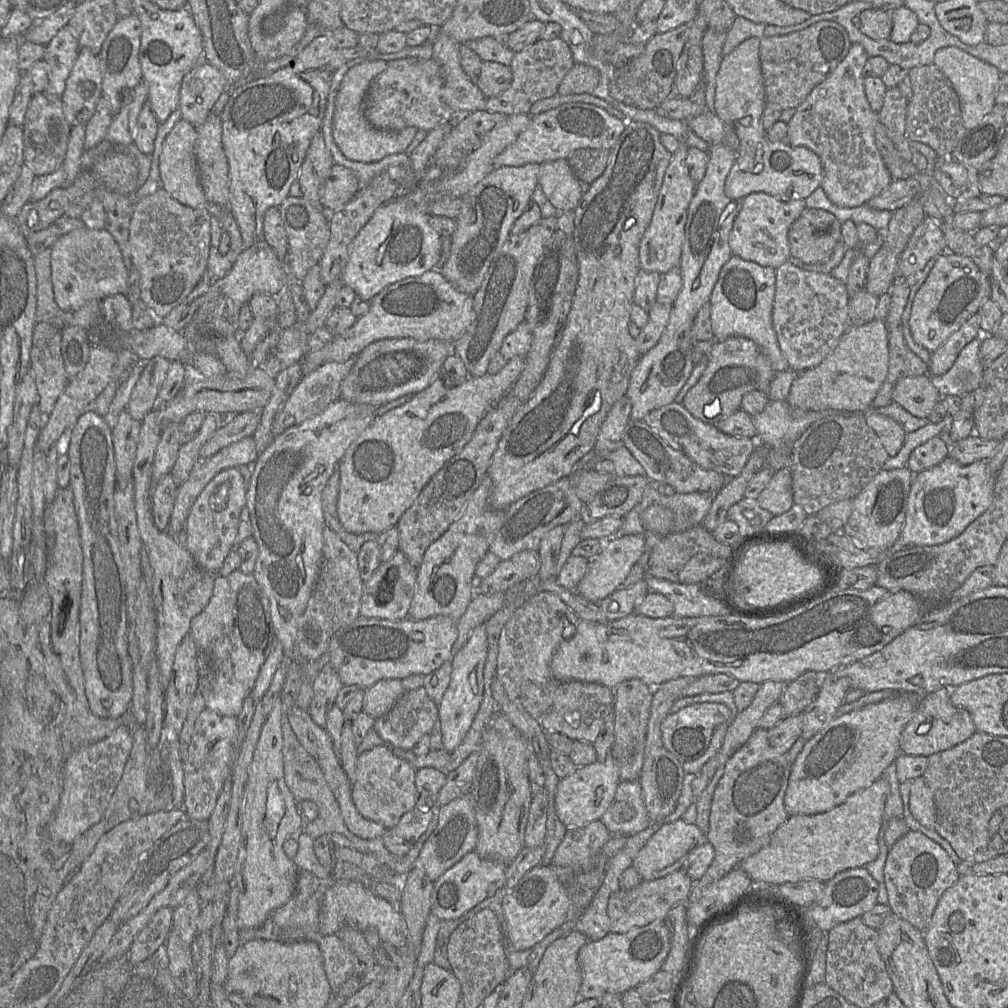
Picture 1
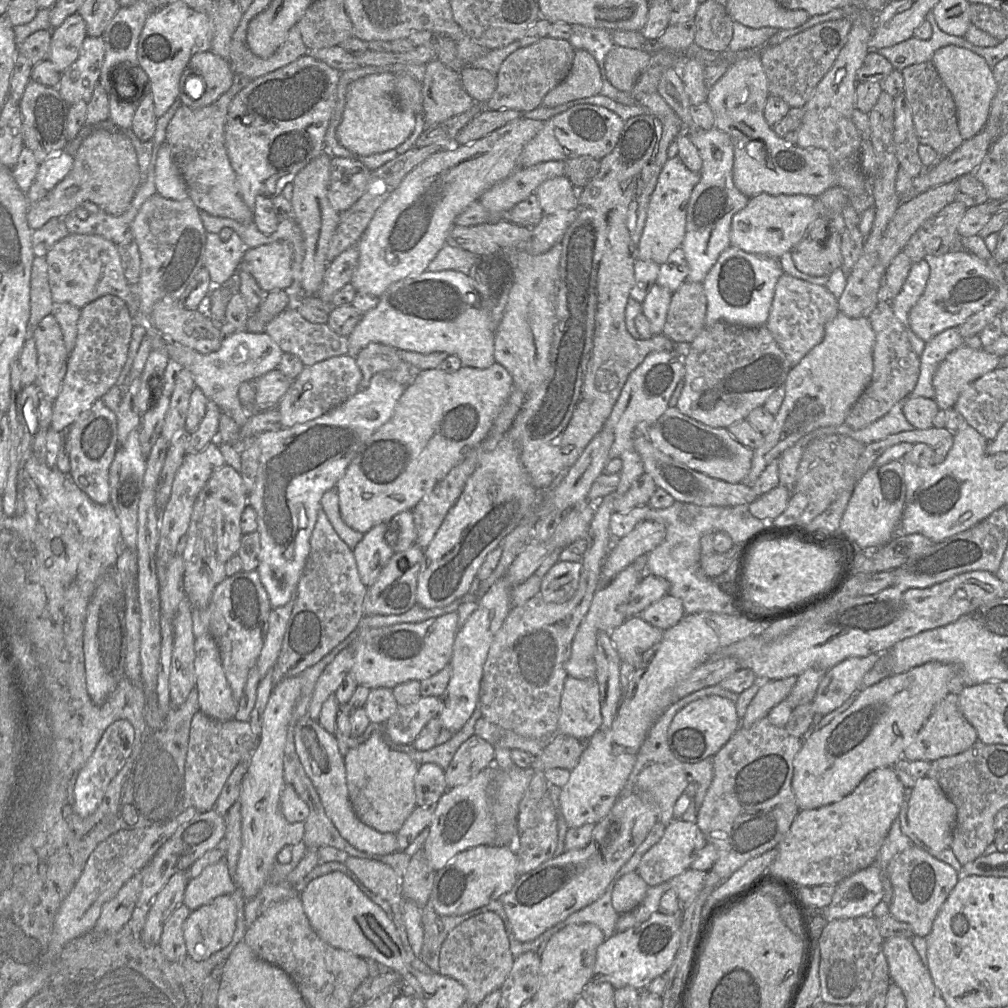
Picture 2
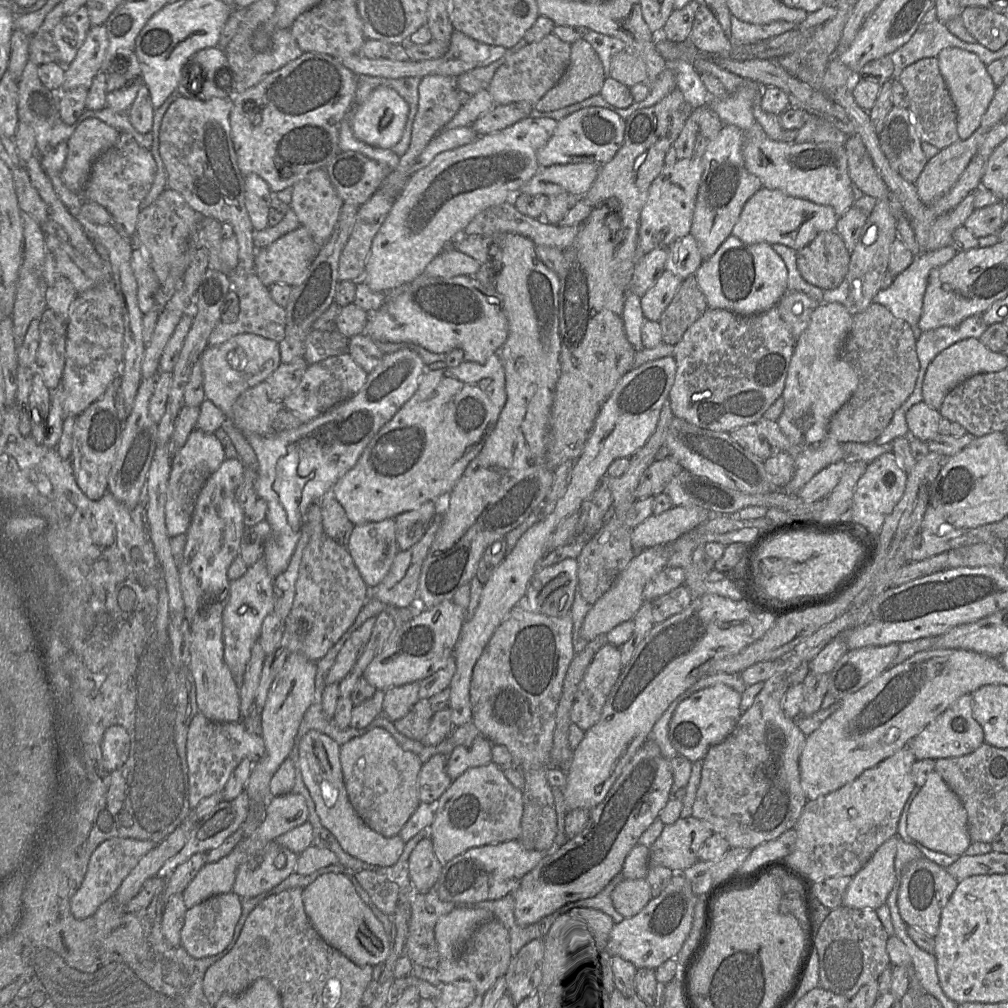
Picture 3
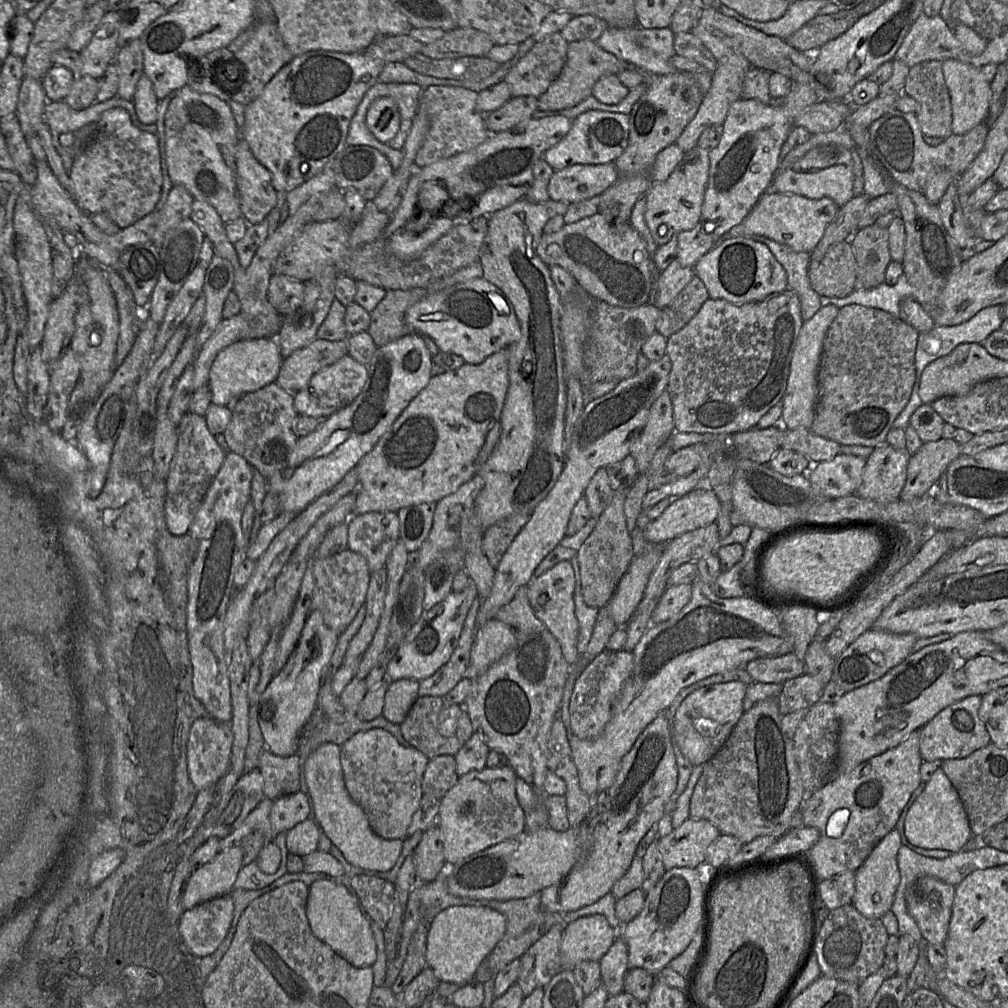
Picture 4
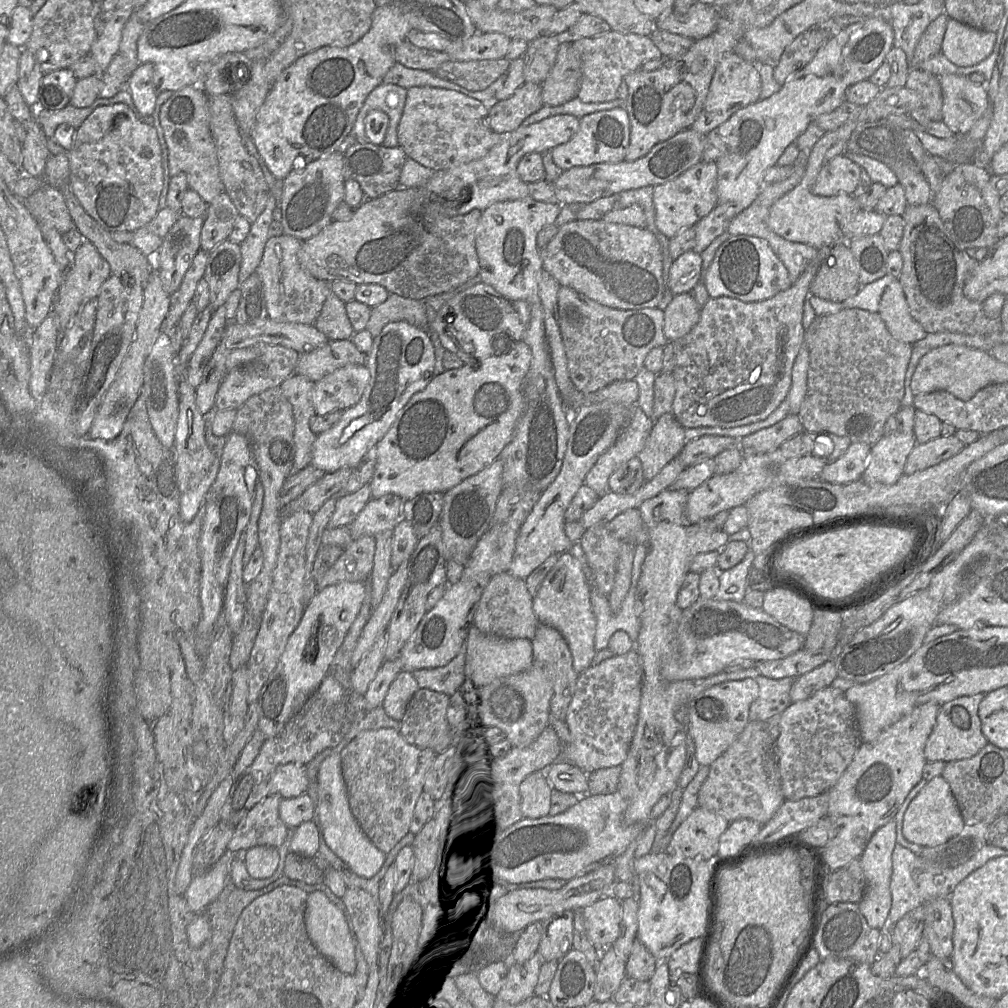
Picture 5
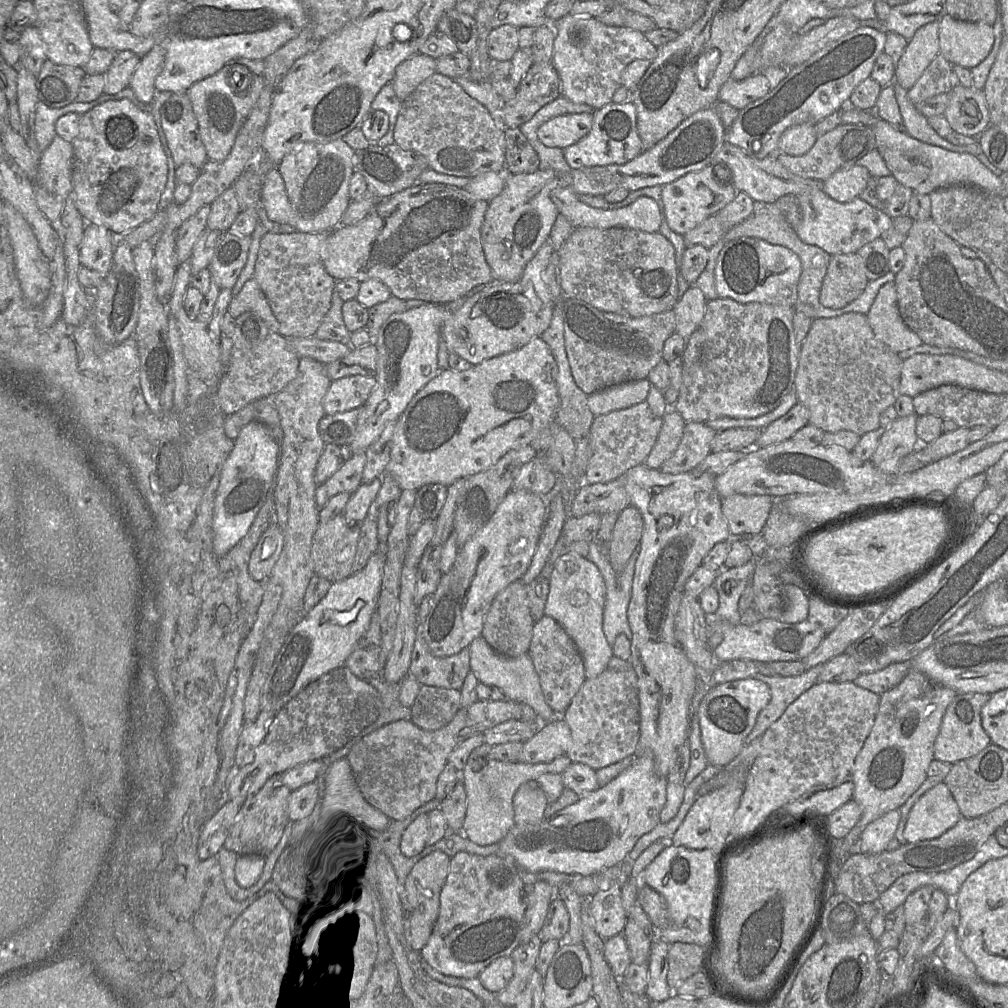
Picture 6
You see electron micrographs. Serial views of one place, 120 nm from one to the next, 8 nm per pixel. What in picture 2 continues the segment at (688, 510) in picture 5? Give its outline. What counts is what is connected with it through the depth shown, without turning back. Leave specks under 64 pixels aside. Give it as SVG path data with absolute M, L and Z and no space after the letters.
M644 520L622 538L614 539L602 566L602 580L612 580L634 561L646 556L663 542L666 527L658 522Z

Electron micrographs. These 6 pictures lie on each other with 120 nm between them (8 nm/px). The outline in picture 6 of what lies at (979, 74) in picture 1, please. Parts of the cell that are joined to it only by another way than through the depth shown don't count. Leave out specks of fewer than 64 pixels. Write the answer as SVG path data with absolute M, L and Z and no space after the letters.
M957 85L949 94L949 103L944 112L953 131L979 137L990 125L990 117L983 89Z

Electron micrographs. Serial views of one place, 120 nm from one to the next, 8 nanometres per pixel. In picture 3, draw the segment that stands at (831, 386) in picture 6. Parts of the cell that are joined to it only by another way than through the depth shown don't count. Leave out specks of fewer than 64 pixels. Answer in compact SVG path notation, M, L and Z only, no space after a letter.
M872 303L867 309L852 317L852 326L842 344L840 355L856 370L859 382L854 394L831 417L827 438L840 443L870 443L881 435L890 423L894 412L914 391L920 369L916 351L917 339L906 321L895 317L889 309L881 304Z

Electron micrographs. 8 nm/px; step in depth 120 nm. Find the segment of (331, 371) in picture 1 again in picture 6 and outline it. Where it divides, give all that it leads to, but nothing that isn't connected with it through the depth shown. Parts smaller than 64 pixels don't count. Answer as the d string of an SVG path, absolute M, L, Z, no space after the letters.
M354 375L332 381L323 398L326 415L361 408L376 385L375 377Z

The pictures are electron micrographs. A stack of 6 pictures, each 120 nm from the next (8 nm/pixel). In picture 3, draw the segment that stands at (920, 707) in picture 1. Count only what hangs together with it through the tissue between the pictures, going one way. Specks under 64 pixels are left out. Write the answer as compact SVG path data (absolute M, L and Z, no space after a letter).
M972 695L959 697L923 731L910 740L909 749L916 760L953 758L968 755L984 743L984 732L972 713Z

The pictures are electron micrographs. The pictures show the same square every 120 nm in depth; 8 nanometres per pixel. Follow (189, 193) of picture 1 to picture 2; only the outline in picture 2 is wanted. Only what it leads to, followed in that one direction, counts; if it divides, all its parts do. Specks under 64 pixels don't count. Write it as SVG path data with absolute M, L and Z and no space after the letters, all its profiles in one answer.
M164 142L159 151L155 164L156 193L172 200L188 198L186 185L179 173L171 148Z

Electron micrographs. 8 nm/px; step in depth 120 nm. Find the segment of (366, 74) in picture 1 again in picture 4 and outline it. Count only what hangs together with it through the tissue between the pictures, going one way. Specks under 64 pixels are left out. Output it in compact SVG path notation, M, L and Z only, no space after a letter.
M391 97L377 98L368 108L367 127L374 137L382 143L388 143L395 137L400 122L398 105Z

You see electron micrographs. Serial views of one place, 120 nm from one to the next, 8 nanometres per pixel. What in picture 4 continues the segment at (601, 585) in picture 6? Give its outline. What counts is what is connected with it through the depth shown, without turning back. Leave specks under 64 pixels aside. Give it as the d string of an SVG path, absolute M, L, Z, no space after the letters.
M563 560L528 584L528 599L535 616L558 640L564 658L574 665L581 657L577 650L579 624L575 616L574 603L575 575L571 562Z

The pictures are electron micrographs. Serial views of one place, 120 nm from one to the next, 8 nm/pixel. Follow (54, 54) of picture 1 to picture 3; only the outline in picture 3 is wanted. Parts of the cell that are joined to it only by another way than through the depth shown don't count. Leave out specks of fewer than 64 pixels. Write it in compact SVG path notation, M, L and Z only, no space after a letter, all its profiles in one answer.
M86 6L80 7L74 14L61 19L51 31L53 42L59 52L57 63L65 66L74 60L91 27Z

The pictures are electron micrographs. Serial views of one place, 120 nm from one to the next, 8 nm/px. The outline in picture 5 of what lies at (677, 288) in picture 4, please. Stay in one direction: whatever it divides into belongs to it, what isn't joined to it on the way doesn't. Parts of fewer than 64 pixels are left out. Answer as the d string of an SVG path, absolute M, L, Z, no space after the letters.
M694 250L686 251L672 262L668 287L674 296L690 292L701 281L701 265L701 255Z

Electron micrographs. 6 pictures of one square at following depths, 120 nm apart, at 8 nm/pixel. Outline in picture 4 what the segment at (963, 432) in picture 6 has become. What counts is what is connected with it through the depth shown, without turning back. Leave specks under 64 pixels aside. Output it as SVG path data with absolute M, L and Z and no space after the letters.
M953 438L923 443L910 457L906 482L899 498L911 501L931 493L949 464L960 455L960 444Z

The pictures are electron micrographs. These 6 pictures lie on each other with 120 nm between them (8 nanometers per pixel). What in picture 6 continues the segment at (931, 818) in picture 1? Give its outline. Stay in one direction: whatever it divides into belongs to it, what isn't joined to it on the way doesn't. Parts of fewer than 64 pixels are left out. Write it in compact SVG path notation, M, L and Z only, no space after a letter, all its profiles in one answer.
M941 782L926 791L913 805L903 837L906 843L938 838L961 818L948 786Z

